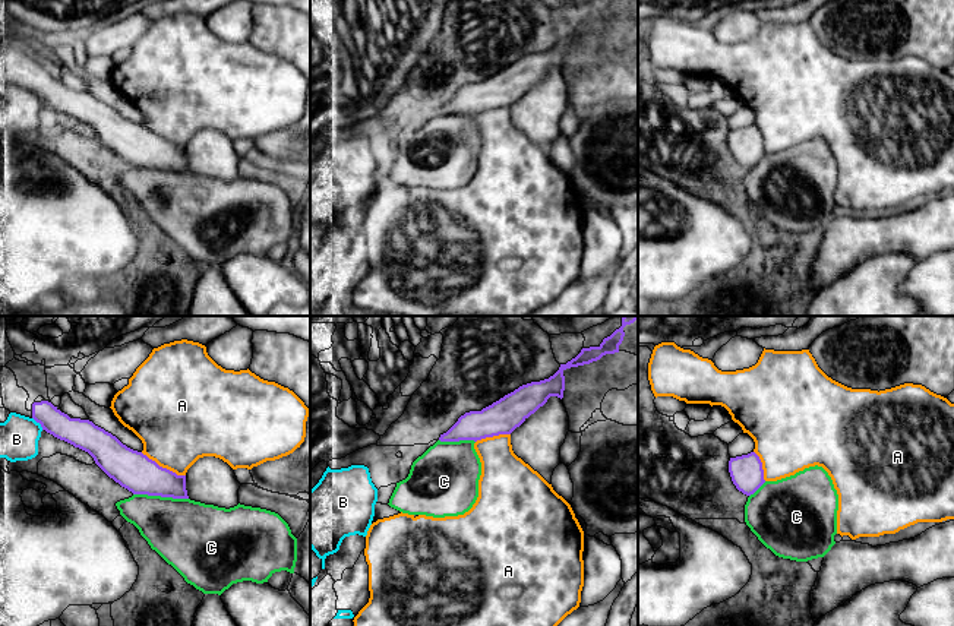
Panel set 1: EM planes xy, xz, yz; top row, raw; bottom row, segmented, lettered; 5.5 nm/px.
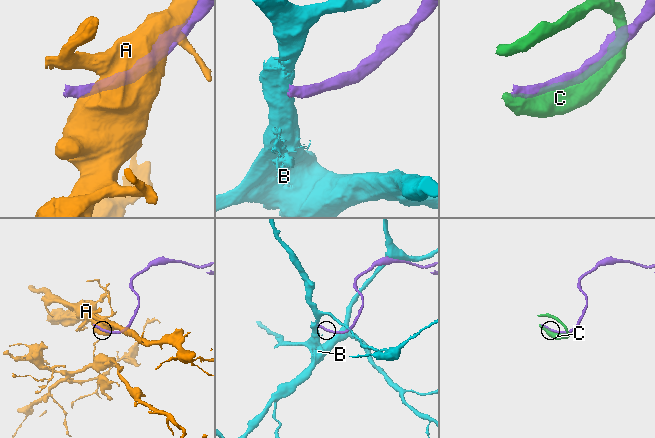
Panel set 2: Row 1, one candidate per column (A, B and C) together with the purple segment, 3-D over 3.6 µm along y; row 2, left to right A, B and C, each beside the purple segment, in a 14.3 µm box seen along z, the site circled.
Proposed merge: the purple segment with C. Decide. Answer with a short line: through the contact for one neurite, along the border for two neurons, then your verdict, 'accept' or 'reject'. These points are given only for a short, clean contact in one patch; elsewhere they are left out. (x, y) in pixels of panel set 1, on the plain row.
accept

